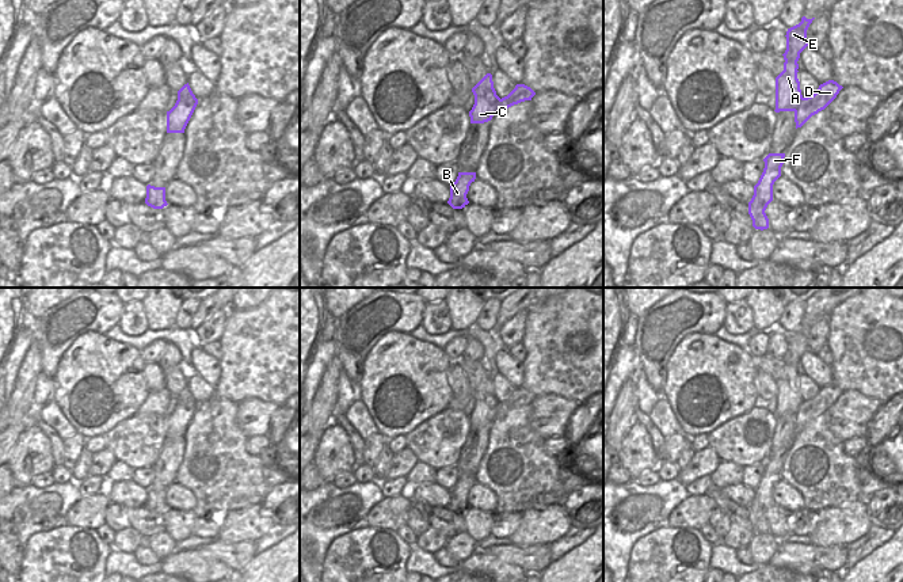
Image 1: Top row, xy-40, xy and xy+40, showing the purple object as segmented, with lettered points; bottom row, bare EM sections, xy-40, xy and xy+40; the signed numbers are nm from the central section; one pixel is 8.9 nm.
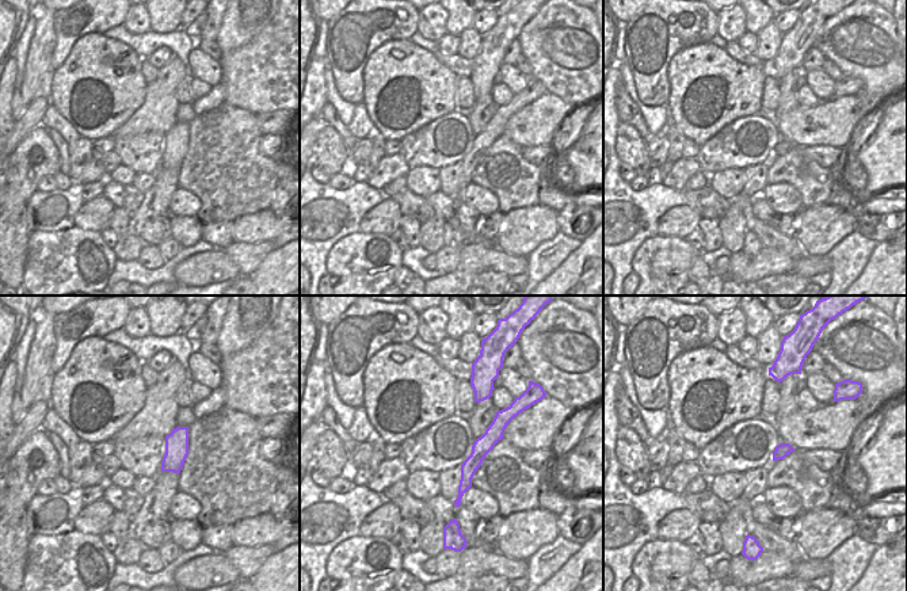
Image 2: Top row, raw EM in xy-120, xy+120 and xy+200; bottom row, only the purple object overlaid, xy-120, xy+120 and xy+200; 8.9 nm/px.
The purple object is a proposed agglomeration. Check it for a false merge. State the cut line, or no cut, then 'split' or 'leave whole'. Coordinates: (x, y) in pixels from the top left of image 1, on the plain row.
cut xy (499, 402), (495, 417); split

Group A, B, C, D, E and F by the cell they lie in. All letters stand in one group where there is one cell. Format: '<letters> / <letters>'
A C E / B D F

